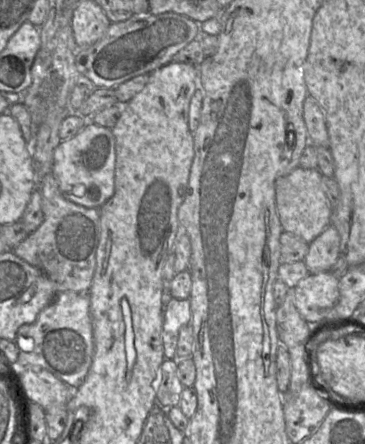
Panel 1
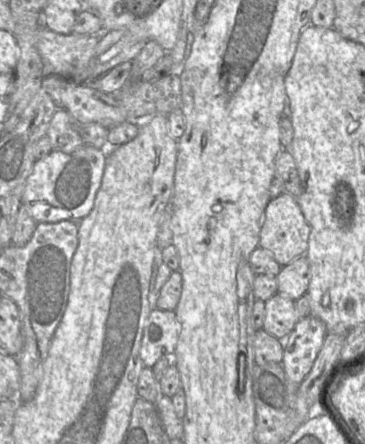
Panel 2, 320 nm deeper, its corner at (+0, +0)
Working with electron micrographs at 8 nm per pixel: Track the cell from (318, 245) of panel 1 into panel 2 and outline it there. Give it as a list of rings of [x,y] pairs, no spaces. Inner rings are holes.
[[[305,255],[281,268],[276,276],[278,293],[297,300],[307,293],[310,282],[310,265]]]

